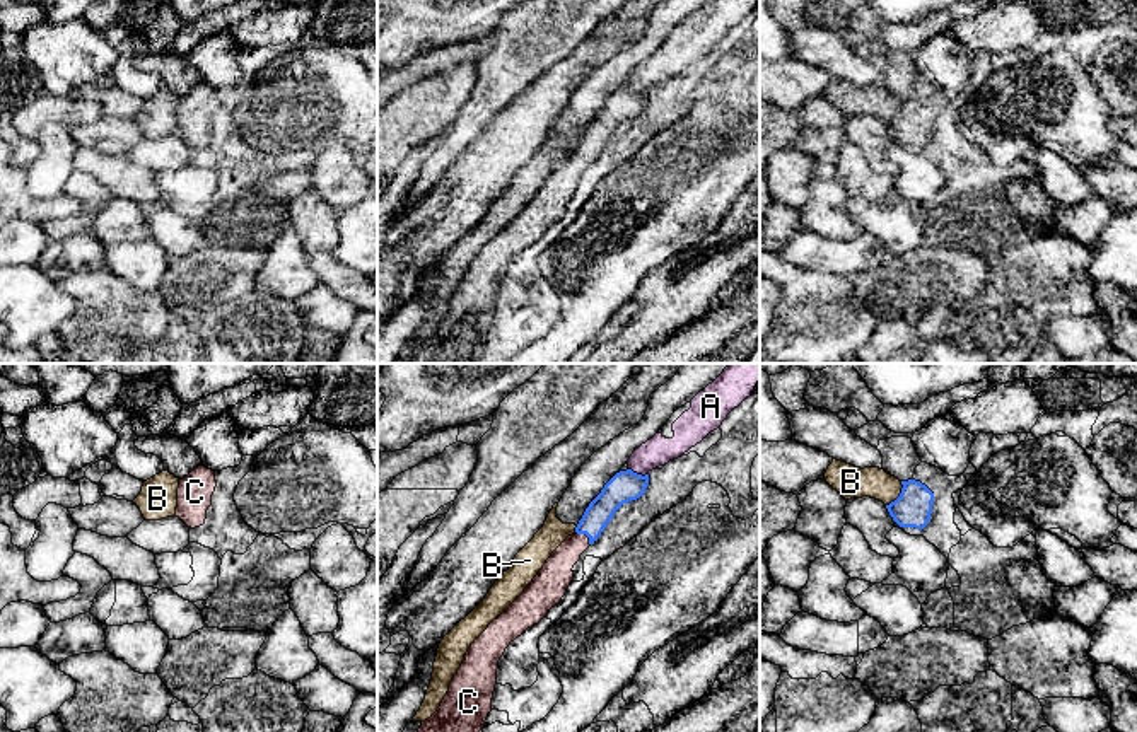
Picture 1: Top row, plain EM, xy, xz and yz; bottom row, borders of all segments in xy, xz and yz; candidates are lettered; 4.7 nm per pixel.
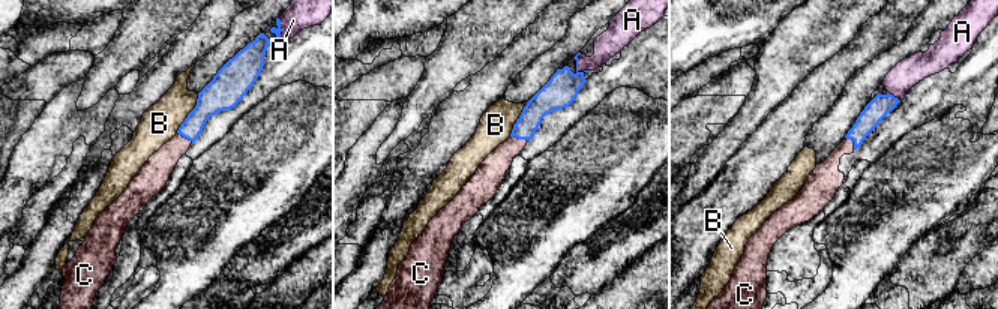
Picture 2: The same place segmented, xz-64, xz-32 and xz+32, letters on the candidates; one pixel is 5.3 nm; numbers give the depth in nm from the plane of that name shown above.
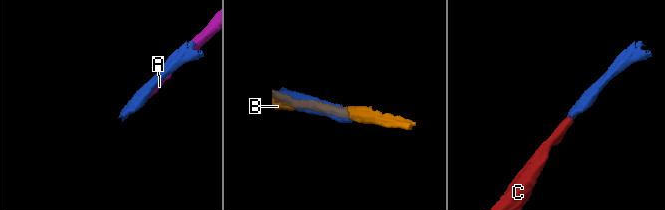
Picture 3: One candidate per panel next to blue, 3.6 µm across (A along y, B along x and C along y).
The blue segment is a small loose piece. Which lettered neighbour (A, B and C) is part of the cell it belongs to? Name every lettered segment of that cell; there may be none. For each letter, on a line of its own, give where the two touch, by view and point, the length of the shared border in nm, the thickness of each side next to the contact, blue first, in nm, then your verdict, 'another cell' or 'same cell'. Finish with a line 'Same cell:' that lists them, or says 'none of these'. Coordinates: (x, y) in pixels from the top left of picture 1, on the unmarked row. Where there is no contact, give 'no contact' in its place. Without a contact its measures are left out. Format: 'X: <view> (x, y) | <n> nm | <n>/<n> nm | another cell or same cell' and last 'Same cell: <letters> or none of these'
A: xz (639, 92) | 100 nm | 150/140 nm | another cell
B: yz (900, 113) | 140 nm | 180/150 nm | another cell
C: xz (586, 152) | 100 nm | 130/150 nm | same cell
Same cell: C

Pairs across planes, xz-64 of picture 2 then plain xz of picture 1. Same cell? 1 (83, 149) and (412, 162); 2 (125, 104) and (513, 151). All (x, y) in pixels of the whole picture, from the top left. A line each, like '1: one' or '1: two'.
1: one
2: one

